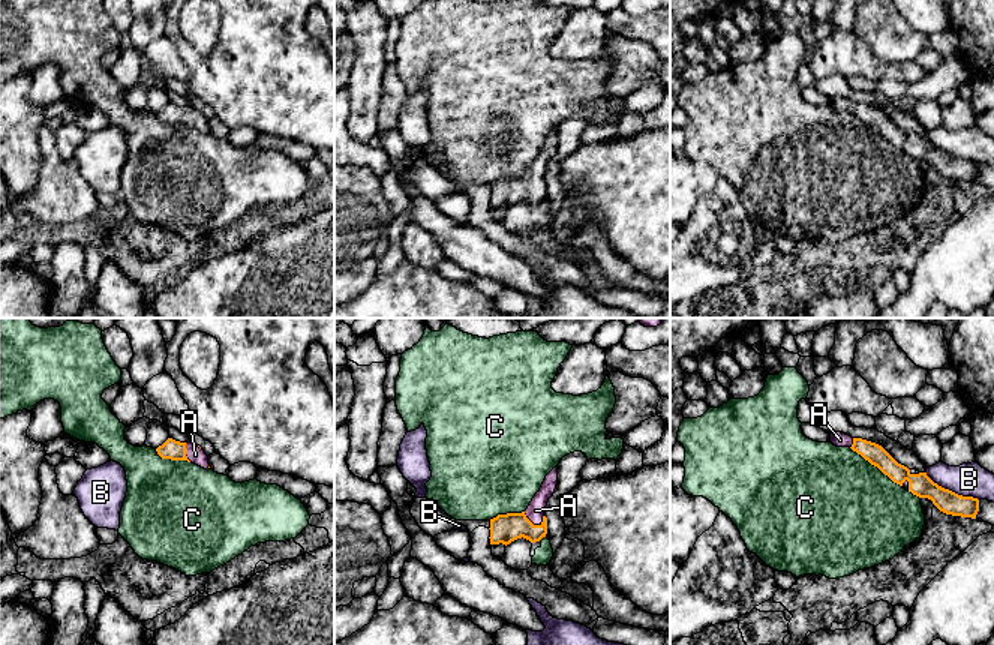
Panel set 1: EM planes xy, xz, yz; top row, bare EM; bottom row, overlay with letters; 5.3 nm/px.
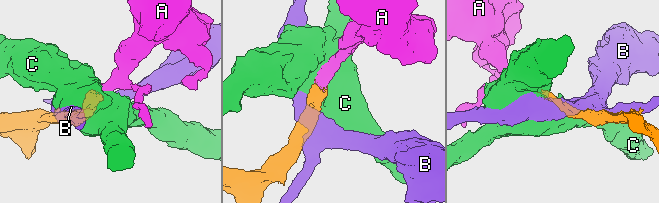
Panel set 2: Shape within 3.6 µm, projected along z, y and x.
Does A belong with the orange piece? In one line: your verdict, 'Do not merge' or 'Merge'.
Merge

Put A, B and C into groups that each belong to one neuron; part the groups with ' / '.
A / B / C

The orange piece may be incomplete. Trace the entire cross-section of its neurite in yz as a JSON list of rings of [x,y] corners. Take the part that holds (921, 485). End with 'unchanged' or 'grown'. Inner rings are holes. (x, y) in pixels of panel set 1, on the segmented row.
[[[831,434],[831,442],[837,447],[850,447],[871,465],[877,466],[894,483],[903,486],[909,482],[909,492],[919,498],[928,498],[943,513],[976,519],[979,500],[963,496],[934,483],[927,472],[912,474],[910,470],[898,464],[882,446],[850,435]]] | grown

